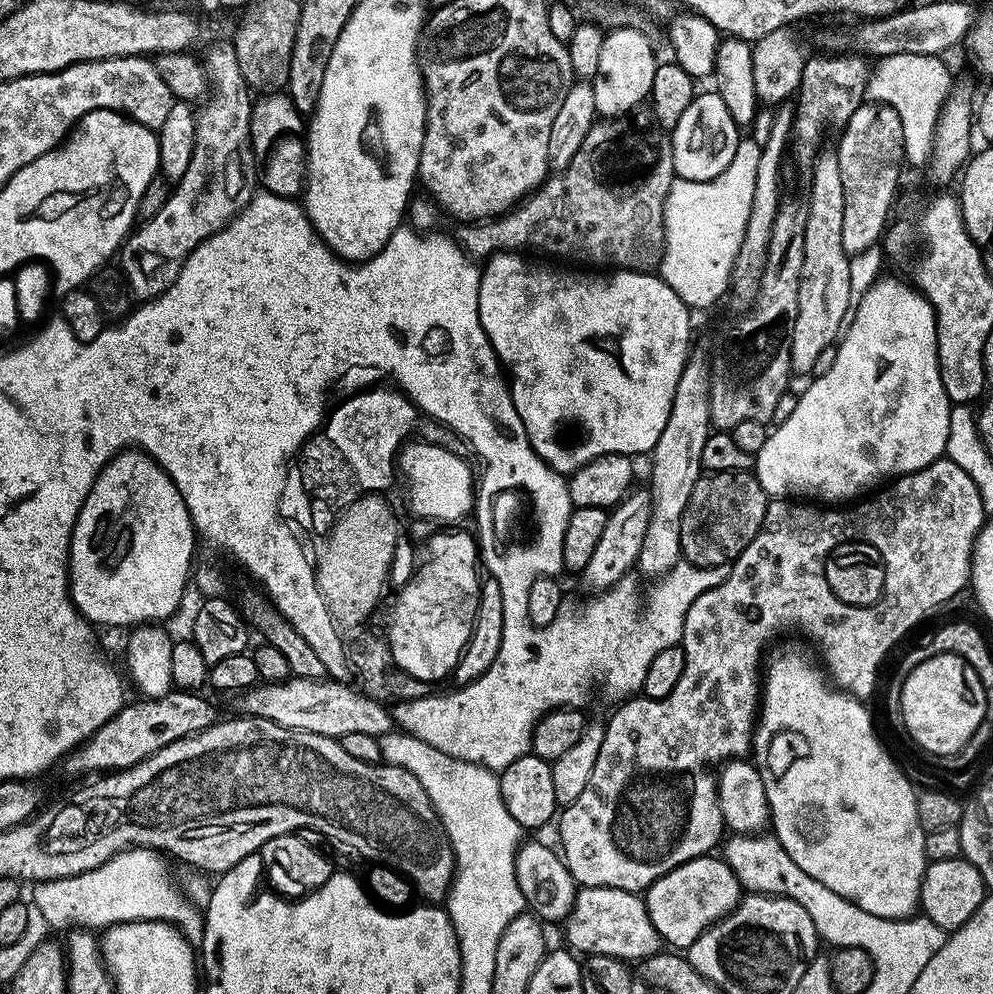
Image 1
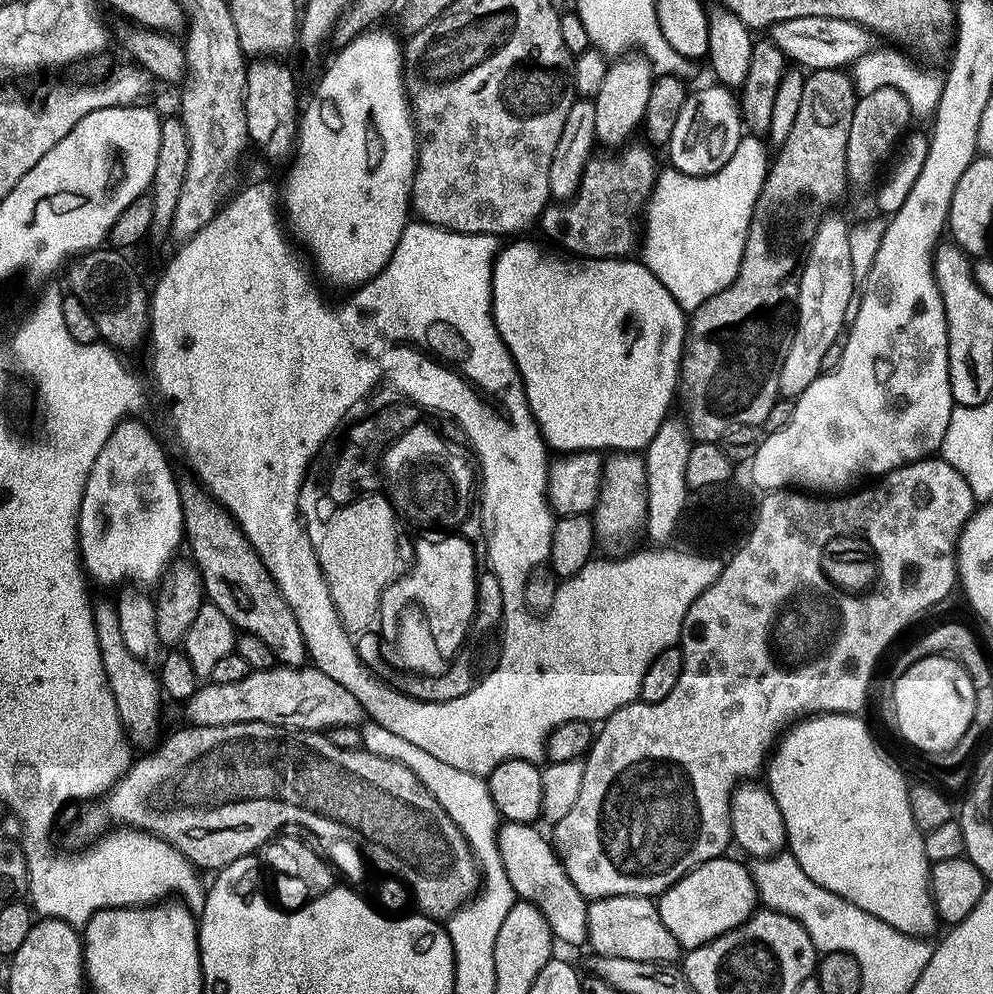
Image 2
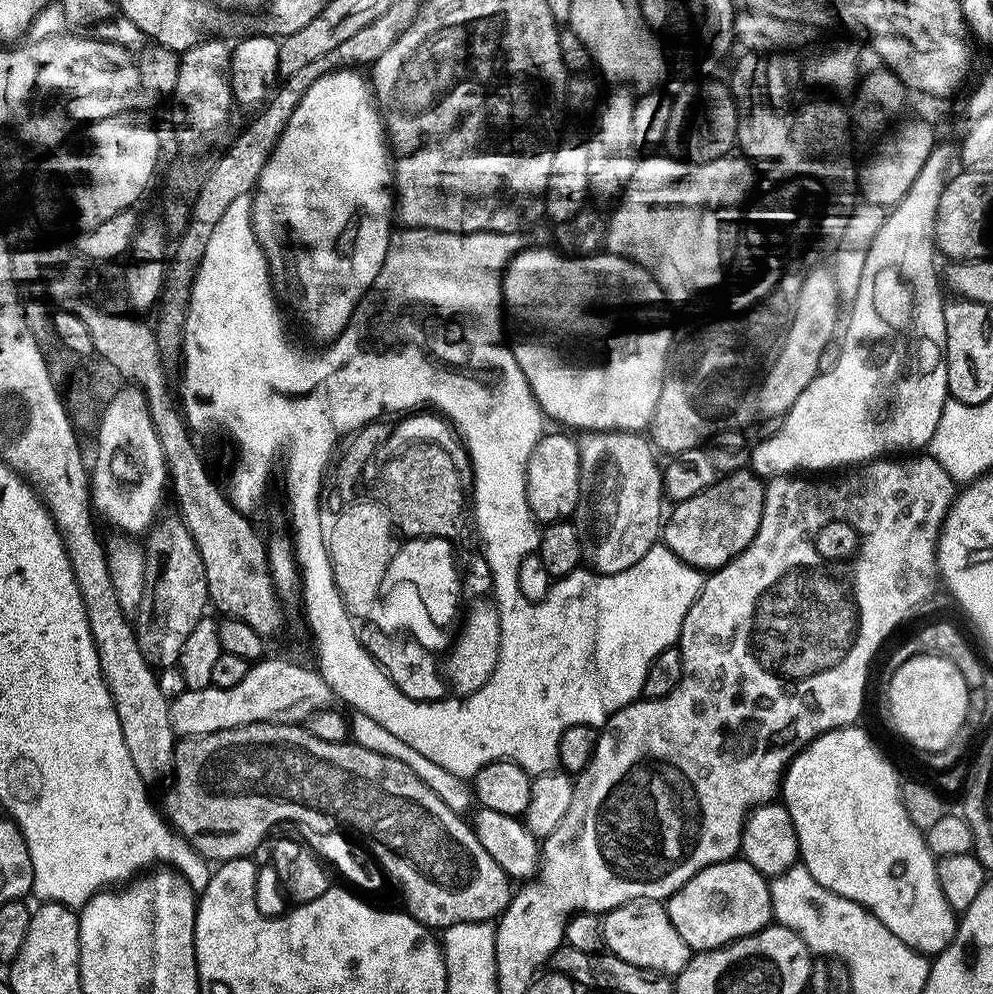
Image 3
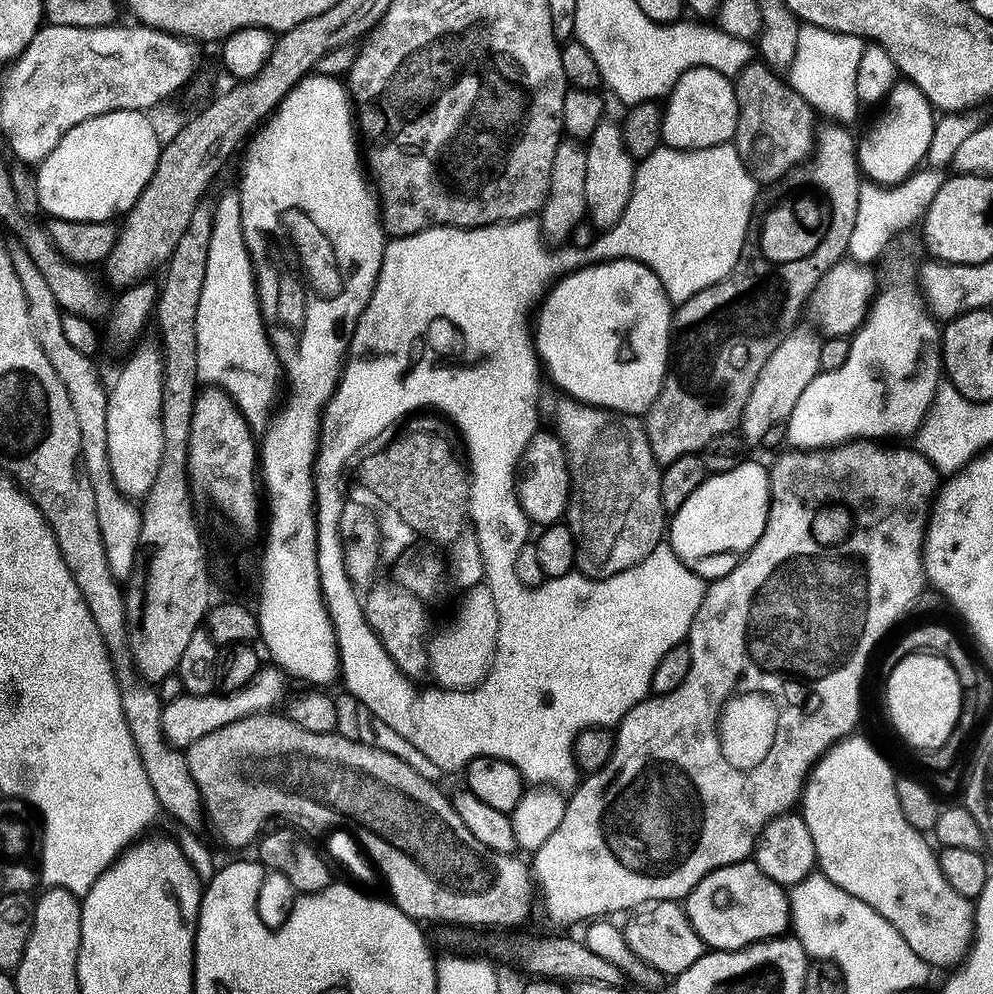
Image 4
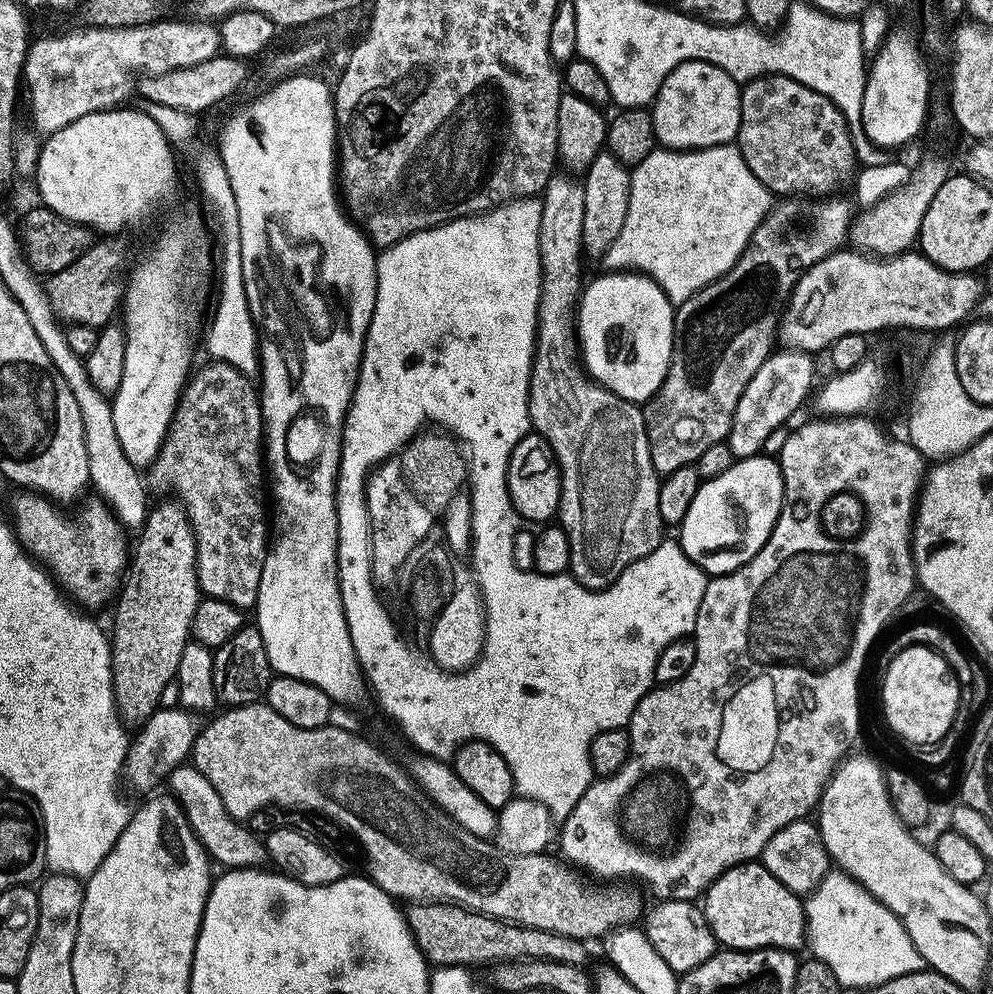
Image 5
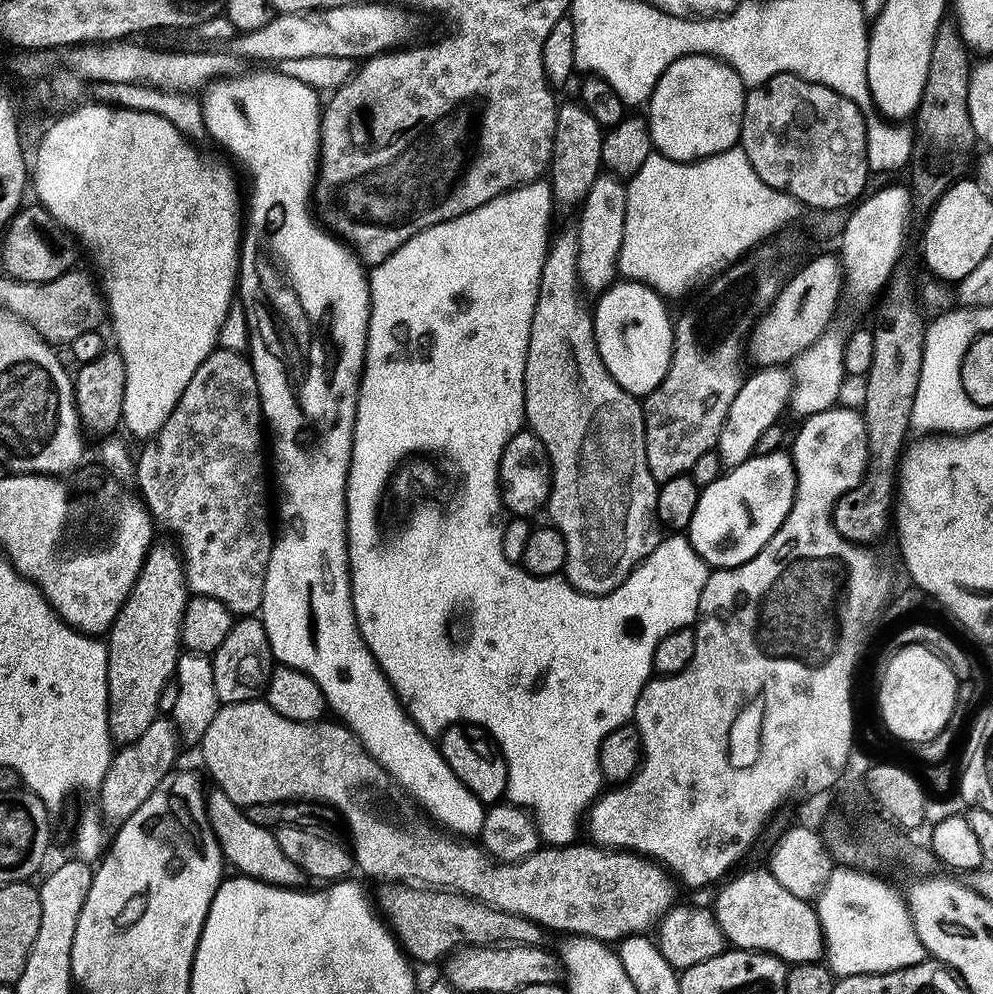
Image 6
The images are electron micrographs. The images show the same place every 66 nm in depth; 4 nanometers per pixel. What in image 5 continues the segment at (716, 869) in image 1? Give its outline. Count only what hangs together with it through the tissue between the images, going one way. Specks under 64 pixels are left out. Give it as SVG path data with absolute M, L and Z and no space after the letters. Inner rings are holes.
M762 862L727 868L702 897L704 917L717 945L728 950L753 948L803 949L806 944L804 900L792 892Z

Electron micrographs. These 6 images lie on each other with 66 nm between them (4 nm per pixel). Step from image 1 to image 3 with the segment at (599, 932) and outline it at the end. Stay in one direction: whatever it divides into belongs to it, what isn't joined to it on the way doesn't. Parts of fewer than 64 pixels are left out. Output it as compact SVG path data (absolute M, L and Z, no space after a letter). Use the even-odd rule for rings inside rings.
M631 900L603 913L600 926L602 944L613 956L634 966L658 970L675 977L692 961L693 950L674 928L667 907L658 900Z

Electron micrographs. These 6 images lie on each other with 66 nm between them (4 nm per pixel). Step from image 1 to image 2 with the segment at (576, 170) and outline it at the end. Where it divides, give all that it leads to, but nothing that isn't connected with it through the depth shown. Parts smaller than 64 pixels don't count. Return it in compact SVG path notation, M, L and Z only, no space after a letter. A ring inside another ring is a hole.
M642 144L625 145L619 151L619 157L614 154L608 158L604 152L591 155L584 167L579 190L571 202L556 202L545 208L540 226L554 243L565 248L565 253L589 260L624 258L631 253L628 251L632 243L638 240L637 229L636 232L632 229L634 214L637 215L647 203L658 175L654 150Z

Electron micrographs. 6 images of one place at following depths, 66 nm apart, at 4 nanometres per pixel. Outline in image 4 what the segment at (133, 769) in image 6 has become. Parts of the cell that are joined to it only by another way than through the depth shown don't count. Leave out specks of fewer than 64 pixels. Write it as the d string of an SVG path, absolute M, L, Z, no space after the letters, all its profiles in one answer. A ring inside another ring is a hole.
M275 666L261 667L259 674L240 692L225 692L211 696L189 696L187 694L174 698L174 702L162 707L162 730L164 739L174 748L186 750L198 738L210 734L214 730L222 730L222 726L230 726L230 722L238 722L243 716L253 716L259 712L271 712L280 699L283 701L284 680L286 676Z

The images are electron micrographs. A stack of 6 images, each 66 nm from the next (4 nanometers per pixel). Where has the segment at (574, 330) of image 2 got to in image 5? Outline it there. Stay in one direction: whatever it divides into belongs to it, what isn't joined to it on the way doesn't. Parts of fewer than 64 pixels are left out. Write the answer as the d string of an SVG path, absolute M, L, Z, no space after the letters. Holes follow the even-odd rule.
M605 271L604 276L600 276L597 280L592 280L583 285L580 302L576 306L576 314L574 317L575 323L578 325L578 352L582 357L582 368L585 373L596 383L602 385L606 390L610 390L623 400L631 400L633 404L643 405L662 386L662 382L668 373L668 367L672 361L672 339L674 338L674 322L676 317L674 315L674 306L666 298L666 294L659 286L654 283L650 277L645 276L638 272L609 272Z

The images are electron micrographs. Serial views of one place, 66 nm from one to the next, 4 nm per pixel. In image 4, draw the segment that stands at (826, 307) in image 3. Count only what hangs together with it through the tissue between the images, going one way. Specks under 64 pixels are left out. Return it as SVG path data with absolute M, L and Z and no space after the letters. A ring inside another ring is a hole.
M793 331L778 346L778 350L770 354L770 362L762 366L758 382L754 382L750 398L746 398L746 410L740 419L738 432L749 445L759 445L772 429L779 429L787 421L802 390L806 390L806 386L810 386L812 379L821 372L819 364L821 341L816 340L817 333L800 331Z

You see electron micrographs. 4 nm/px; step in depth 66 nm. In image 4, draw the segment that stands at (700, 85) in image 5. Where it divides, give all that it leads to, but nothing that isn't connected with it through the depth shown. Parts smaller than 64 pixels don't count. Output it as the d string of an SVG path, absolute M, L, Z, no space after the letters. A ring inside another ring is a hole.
M692 68L682 73L667 95L662 111L661 141L667 147L685 150L729 143L739 116L733 81L708 68Z

